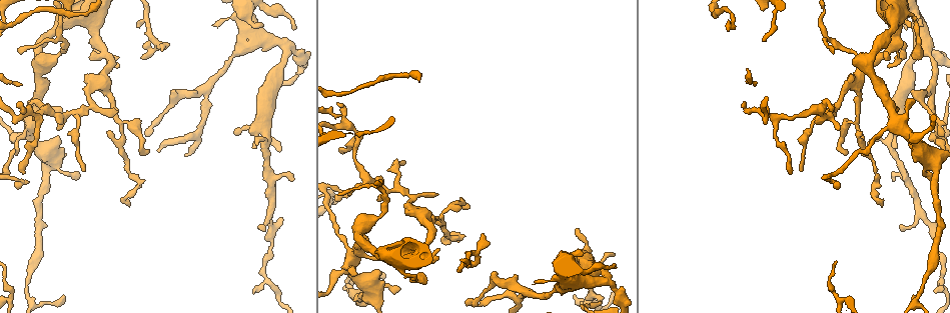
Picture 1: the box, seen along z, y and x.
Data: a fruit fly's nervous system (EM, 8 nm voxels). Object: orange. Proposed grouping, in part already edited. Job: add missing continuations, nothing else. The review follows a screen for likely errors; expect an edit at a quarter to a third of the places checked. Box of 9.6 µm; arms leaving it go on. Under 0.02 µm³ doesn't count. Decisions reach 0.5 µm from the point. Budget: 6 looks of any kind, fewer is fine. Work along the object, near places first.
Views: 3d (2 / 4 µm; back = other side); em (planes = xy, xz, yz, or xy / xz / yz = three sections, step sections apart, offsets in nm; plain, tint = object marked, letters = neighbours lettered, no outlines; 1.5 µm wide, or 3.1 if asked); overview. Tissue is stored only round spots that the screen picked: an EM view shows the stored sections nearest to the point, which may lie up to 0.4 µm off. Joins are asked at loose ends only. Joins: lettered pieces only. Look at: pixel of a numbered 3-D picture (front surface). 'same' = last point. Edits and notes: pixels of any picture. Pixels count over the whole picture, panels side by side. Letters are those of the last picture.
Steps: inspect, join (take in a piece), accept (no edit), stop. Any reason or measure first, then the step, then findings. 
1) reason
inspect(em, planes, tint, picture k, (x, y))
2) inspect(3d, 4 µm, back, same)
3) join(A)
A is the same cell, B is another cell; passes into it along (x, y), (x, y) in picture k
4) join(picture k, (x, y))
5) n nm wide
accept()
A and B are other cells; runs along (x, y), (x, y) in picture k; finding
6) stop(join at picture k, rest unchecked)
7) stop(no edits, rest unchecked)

tapers out
inspect(3d, 2 µm, picture 1, (22, 174))

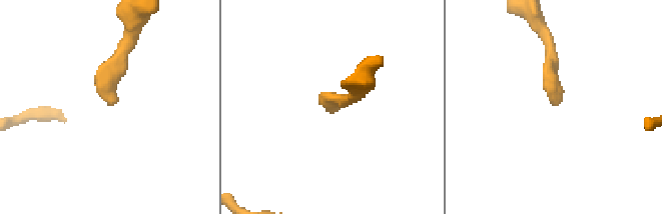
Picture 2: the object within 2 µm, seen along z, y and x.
inspect(em, planes, plain, picture 2, (337, 104))

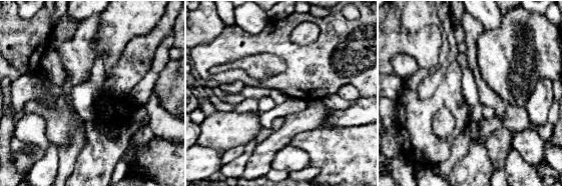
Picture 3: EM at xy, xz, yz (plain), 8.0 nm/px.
see the neighbours
inspect(em, planes, letters, same)

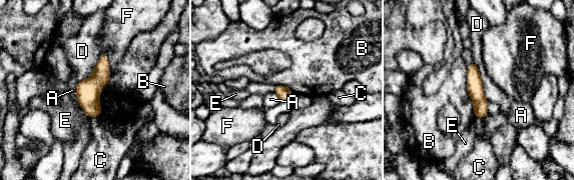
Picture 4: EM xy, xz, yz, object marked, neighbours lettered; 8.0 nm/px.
accept()
A, B, C, D, E and F are other cells; none of them fits

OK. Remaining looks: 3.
an open end
inspect(em, planes, plain, picture 1, (349, 194))

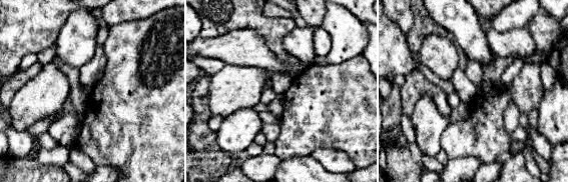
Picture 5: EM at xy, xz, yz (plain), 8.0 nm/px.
inspect(em, planes, letters, same)

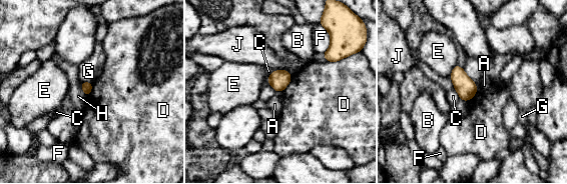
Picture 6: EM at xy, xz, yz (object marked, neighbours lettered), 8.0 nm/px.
C touches over 200 nm
accept()
A, B, C, D, E, F, G, H and J are other cells; border along (344, 58), (338, 61), (327, 61) in picture 6; none of them fits

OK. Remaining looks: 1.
stop(no edits, rest unchecked)

